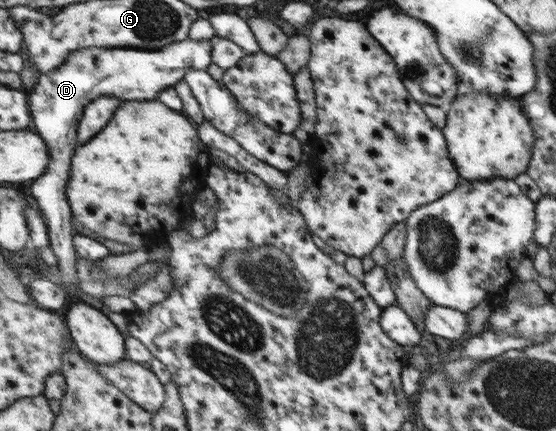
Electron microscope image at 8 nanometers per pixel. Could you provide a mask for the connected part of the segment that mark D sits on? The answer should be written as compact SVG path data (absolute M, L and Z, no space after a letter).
M190 38L172 43L160 51L91 48L75 52L56 71L42 74L35 92L30 95L30 108L37 131L50 145L51 163L48 172L30 183L30 186L36 205L47 219L52 248L62 273L60 283L64 286L74 291L80 289L84 282L78 275L80 255L75 244L75 215L68 199L68 183L72 178L73 160L80 145L78 129L89 105L106 95L118 95L126 101L158 100L162 92L186 80L190 69L207 70L213 63L213 48L213 41L195 41Z

